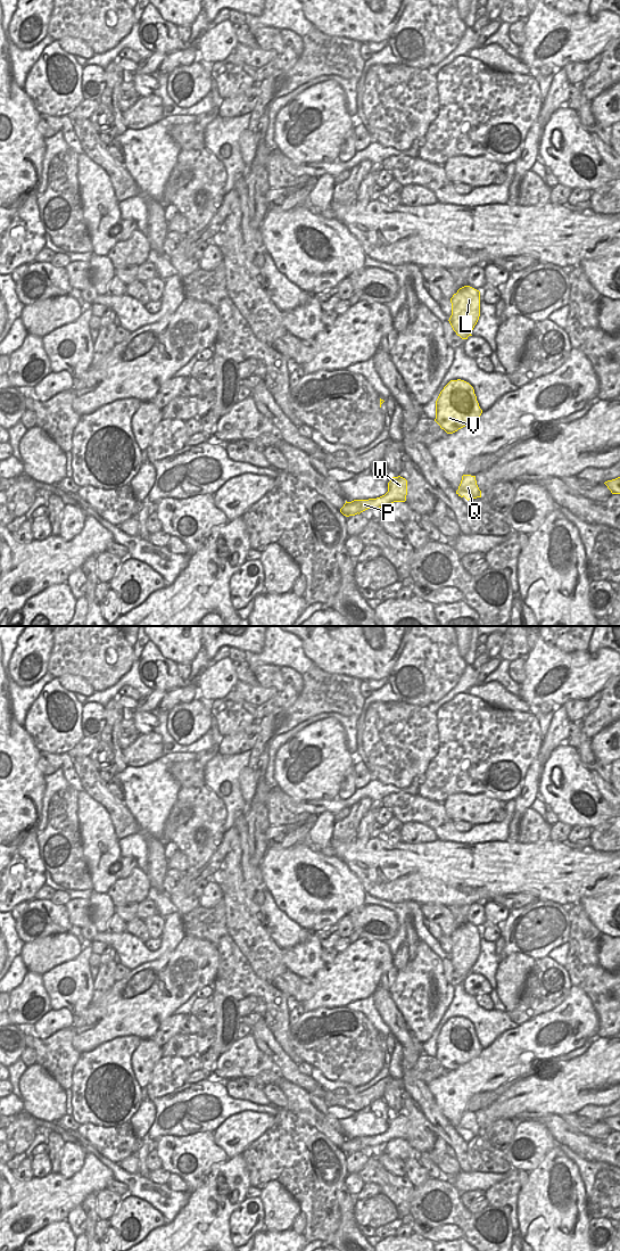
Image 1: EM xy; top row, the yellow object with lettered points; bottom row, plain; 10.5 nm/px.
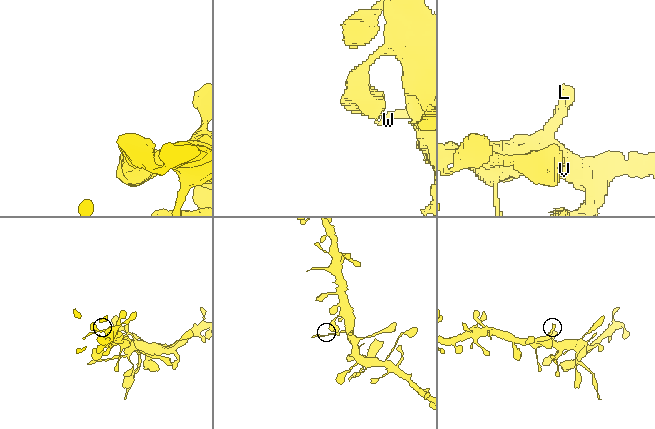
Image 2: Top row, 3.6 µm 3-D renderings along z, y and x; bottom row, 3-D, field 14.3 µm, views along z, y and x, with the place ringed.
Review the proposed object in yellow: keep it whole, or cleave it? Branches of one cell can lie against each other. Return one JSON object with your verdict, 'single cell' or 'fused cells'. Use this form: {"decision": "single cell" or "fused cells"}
{"decision": "fused cells"}

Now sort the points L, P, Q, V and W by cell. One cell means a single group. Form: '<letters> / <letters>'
L Q V / P W

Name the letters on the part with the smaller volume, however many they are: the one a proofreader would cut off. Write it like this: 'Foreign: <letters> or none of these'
Foreign: P, W

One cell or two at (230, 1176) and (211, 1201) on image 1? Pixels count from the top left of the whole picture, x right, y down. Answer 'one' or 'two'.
one

